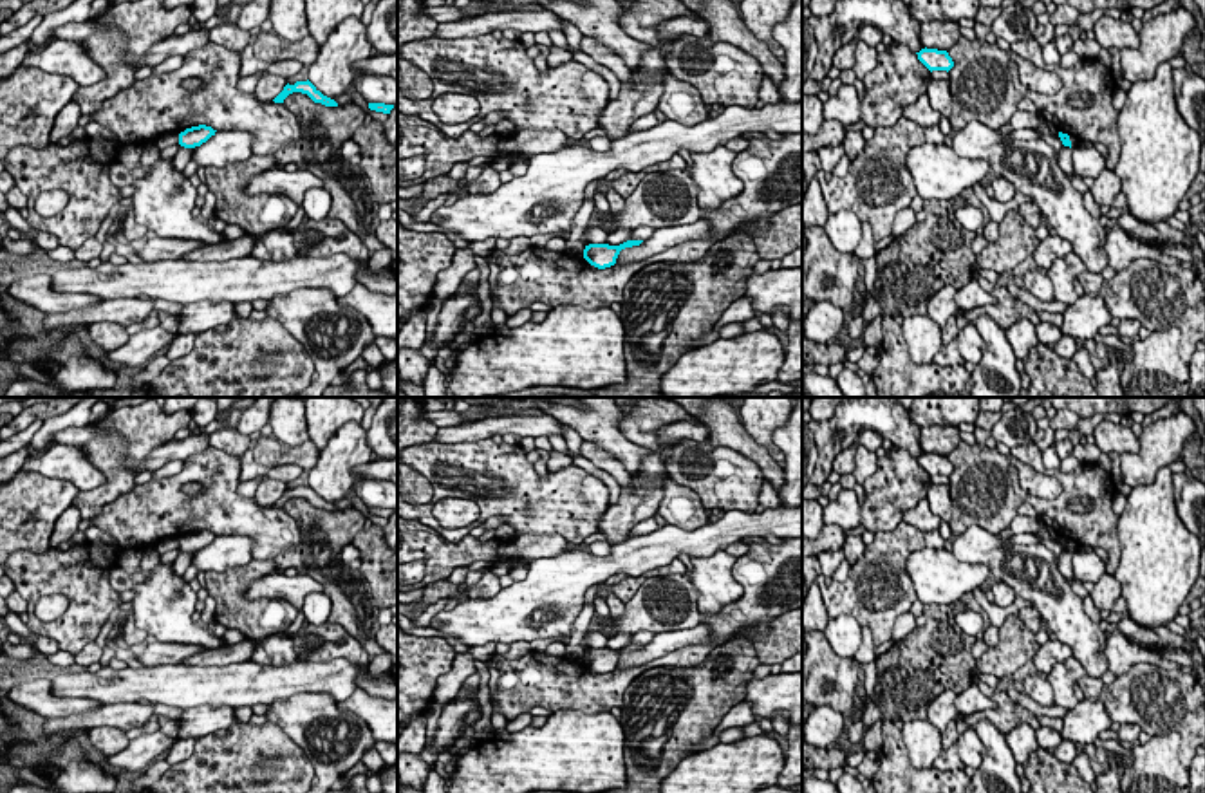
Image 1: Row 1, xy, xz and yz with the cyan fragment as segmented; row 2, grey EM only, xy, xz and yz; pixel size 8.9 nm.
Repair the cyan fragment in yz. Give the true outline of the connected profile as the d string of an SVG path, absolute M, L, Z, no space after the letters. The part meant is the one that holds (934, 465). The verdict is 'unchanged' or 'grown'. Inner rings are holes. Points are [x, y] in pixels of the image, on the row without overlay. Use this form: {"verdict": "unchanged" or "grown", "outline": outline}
{"verdict": "unchanged", "outline": "M921 453L918 459L918 464L932 477L932 475L950 475L954 471L952 462L947 455L938 453Z"}

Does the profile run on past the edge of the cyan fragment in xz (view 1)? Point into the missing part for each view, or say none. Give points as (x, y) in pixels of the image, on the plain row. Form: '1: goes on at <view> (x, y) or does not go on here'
1: does not go on here

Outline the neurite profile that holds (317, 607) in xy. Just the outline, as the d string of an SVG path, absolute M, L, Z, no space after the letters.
M311 592L305 596L302 612L311 625L322 625L329 621L331 598L325 592Z

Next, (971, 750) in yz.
M967 730L957 739L957 755L965 766L977 770L983 762L985 746L974 730Z

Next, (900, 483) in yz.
M901 448L889 450L862 484L860 526L871 533L896 529L903 513L927 497L930 484L916 457Z

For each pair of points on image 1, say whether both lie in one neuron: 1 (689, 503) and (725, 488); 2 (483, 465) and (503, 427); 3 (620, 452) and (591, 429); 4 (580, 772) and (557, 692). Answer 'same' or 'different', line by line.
1: different
2: different
3: same
4: different

